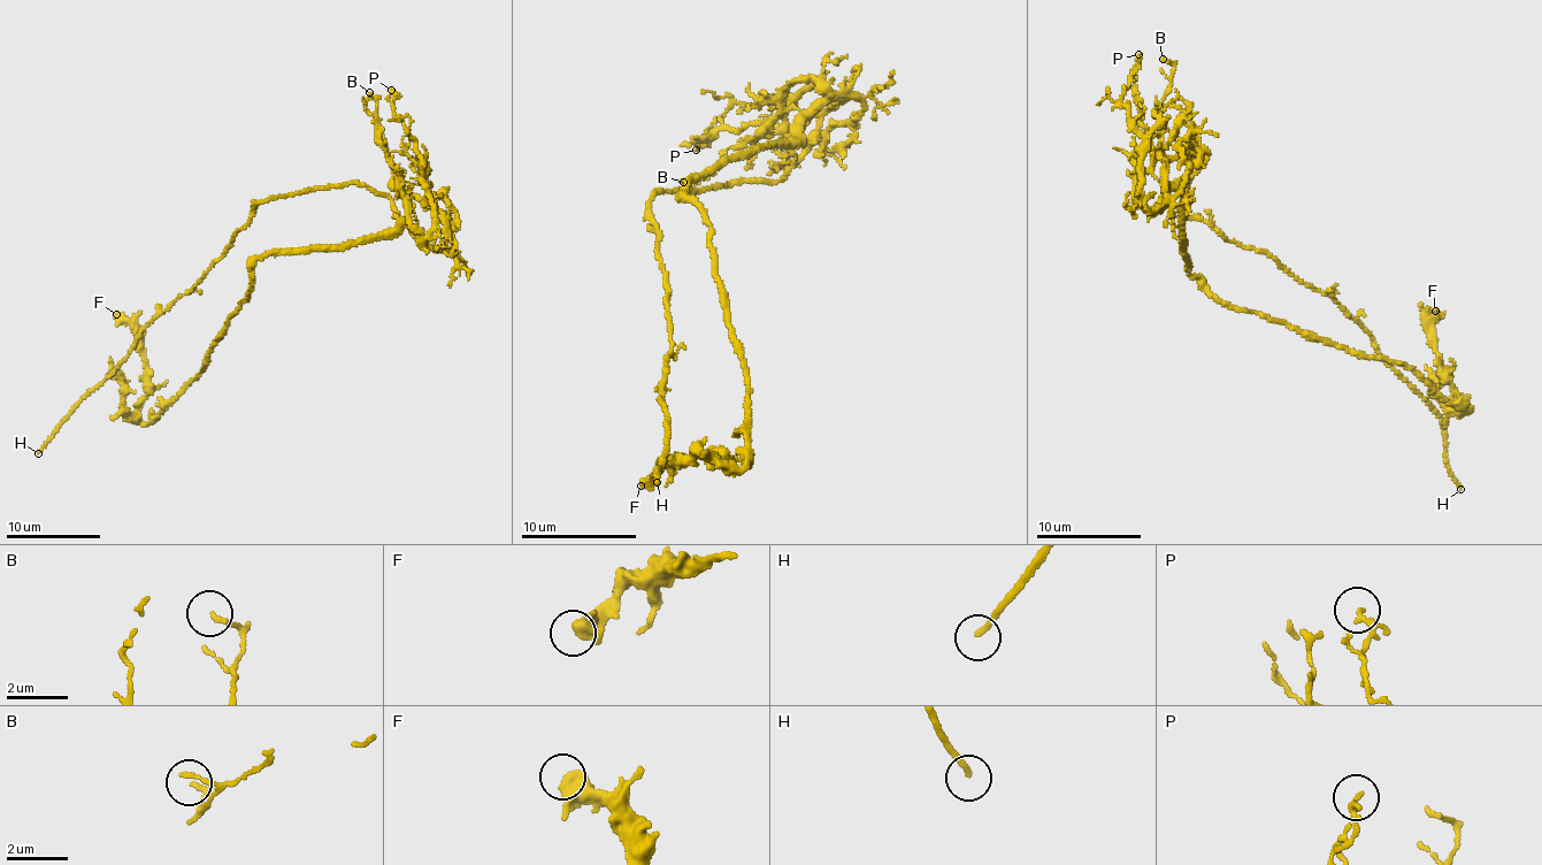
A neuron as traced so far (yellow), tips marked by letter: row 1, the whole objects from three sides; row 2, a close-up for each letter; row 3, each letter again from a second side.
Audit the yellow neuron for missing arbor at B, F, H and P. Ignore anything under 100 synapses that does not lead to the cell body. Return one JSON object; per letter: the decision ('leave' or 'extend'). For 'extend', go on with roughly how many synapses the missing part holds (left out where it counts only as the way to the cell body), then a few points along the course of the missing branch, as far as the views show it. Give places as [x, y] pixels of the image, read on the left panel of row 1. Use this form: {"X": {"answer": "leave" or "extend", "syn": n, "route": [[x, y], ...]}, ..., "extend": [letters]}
{"B": {"answer": "leave"}, "F": {"answer": "leave"}, "H": {"answer": "extend", "route": [[38, 453], [17, 471], [45, 454], [56, 453], [86, 457], [102, 477]]}, "P": {"answer": "leave"}, "extend": ["H"]}

